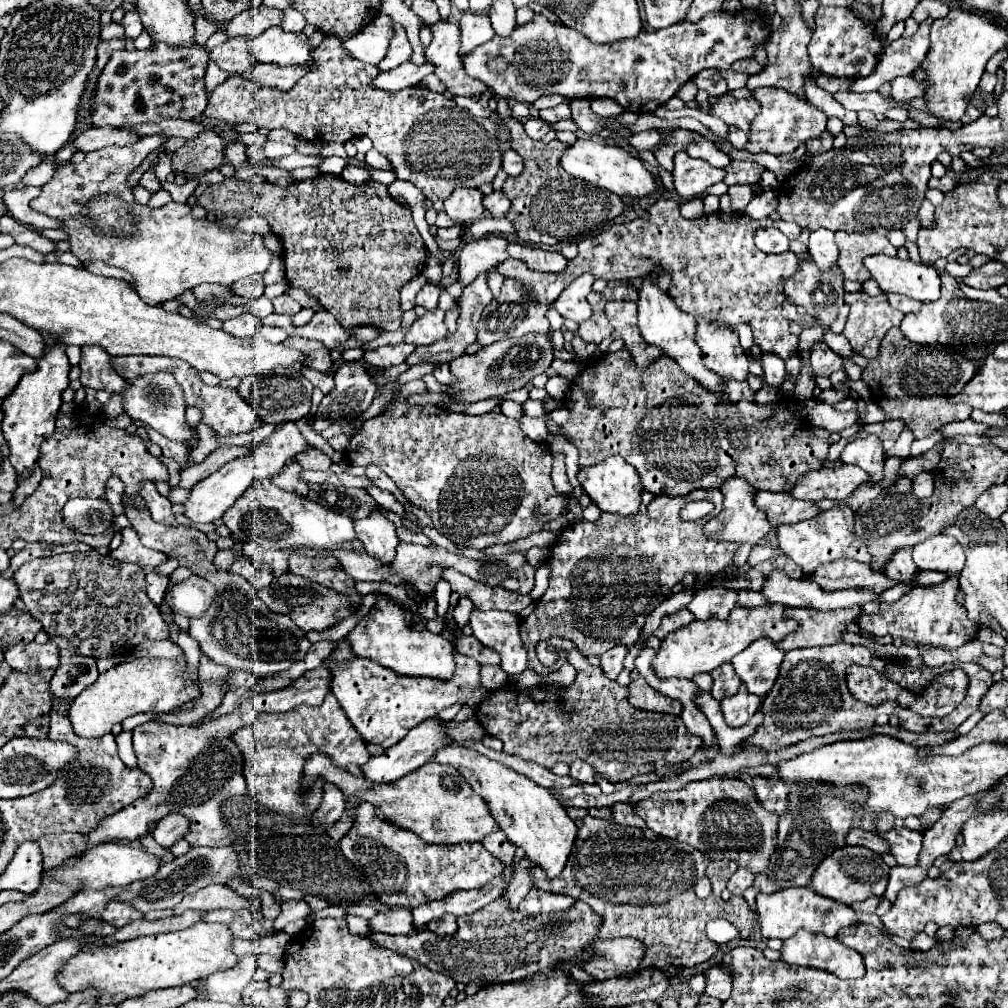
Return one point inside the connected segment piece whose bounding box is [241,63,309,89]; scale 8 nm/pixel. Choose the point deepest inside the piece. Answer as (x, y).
(279, 77)

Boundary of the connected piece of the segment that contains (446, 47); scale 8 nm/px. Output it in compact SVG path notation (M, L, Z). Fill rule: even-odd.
M439 21L433 25L433 41L425 49L425 59L435 67L435 75L447 87L451 95L475 95L489 91L491 97L495 93L491 87L485 87L479 79L473 79L465 73L463 61L459 59L459 27L457 23Z

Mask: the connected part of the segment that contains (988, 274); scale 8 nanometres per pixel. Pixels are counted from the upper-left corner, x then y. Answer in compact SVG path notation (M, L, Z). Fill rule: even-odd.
M985 263L963 277L963 283L975 289L997 289L1007 283L1007 267L1003 263Z

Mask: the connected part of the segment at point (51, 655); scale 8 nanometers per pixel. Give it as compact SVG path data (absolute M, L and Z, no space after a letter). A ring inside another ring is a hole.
M33 641L29 645L7 647L5 657L15 671L23 671L23 673L55 669L59 665L59 649L53 641L47 641L45 645L37 645Z

